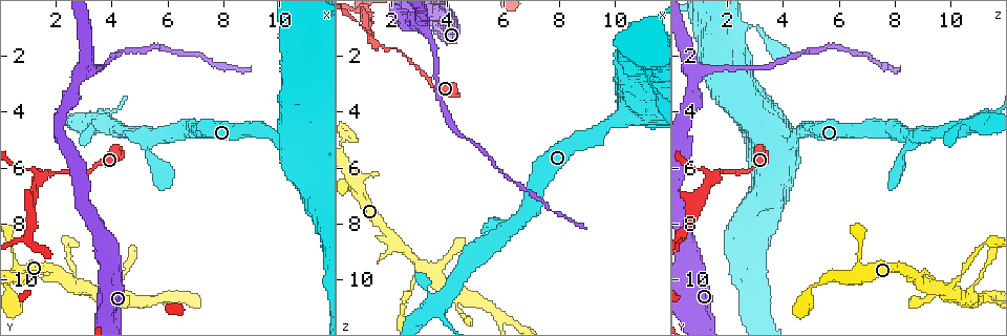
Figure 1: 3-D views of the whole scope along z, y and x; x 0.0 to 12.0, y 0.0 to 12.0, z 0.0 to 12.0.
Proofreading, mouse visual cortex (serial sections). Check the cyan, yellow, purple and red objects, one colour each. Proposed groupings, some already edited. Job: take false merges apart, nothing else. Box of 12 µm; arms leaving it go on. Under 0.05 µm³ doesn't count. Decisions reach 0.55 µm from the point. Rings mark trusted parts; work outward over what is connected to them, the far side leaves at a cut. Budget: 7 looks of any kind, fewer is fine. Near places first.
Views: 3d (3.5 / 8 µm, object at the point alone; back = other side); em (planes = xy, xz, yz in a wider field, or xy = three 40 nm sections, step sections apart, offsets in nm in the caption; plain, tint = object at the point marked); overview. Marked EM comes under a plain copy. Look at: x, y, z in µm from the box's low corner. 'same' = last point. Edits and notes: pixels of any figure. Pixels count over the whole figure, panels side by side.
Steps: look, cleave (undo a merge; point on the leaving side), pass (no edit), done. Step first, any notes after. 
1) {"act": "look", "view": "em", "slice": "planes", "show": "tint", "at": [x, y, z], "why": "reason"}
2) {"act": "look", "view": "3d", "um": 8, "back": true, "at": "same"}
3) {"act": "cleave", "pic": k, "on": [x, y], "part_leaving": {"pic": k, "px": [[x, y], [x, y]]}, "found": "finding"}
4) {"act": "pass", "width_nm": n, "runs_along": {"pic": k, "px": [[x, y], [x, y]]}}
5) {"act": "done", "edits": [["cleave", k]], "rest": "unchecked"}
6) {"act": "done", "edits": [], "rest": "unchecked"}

{"act": "look", "view": "3d", "um": 3.5, "at": [10.3, 5.2, 4.0], "why": "sharp bend"}

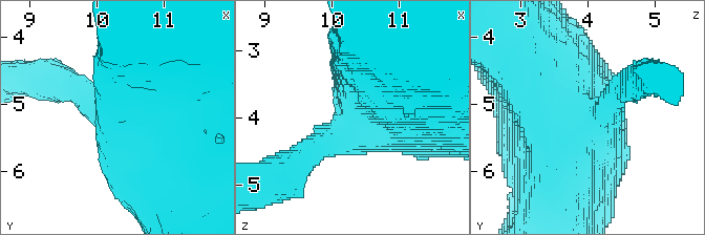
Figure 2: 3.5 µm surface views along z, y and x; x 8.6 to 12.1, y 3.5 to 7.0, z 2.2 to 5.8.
{"act": "look", "view": "em", "slice": "planes", "show": "tint", "at": [10.35, 5.25, 4.10], "why": "now the EM"}

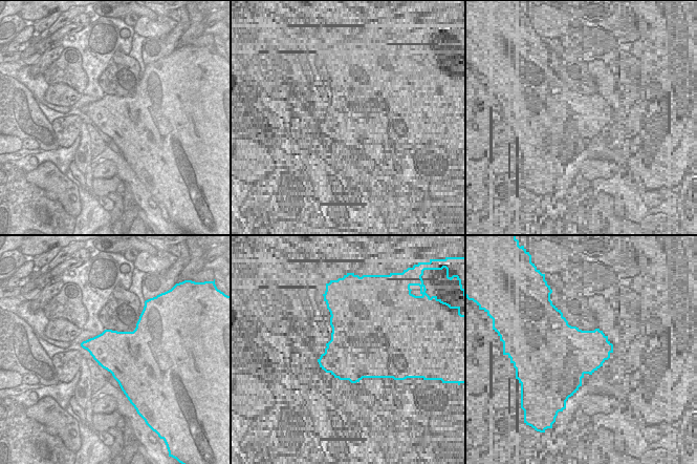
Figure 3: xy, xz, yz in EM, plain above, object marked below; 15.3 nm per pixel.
{"act": "pass", "width_nm": 750, "runs_along": {"pic": 2, "px": [[329, 143], [417, 70]]}, "found": "continuous, no second cell"}

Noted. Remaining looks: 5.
{"act": "look", "view": "3d", "um": 8, "back": true, "at": [1.3, 6.4, 1.5], "why": "three arms meet"}

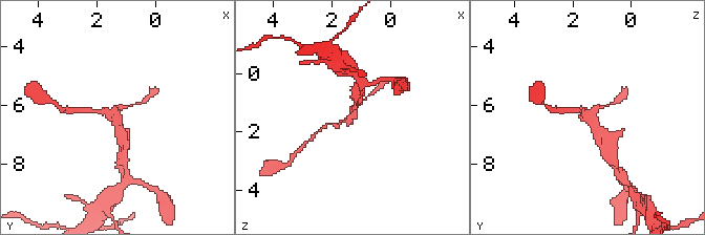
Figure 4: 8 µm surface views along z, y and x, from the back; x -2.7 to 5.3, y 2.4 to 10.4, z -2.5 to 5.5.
{"act": "look", "view": "3d", "um": 3.5, "at": [1.3, 6.3, 1.5], "why": "zoom in"}

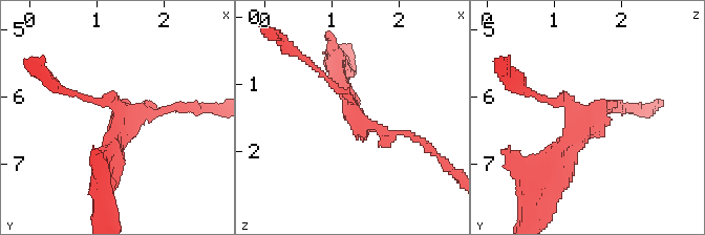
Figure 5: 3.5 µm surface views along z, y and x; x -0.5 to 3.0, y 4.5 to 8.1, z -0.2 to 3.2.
{"act": "pass", "arm_widths_nm": [100, 100, 200], "runs_along": {"pic": 5, "px": [[418, 139], [354, 118], [334, 75]]}, "found": "continuous, no second cell"}

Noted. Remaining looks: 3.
{"act": "look", "view": "3d", "um": 3.5, "at": [3.5, 2.5, 1.5]}

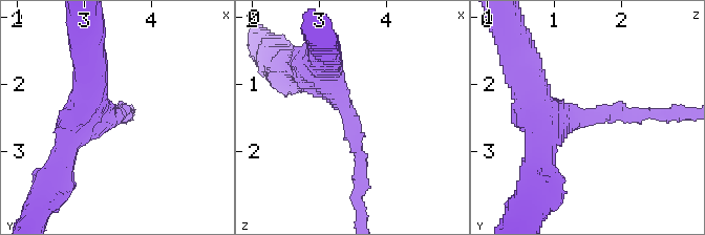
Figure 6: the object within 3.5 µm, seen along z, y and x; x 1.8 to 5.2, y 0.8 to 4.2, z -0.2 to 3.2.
{"act": "look", "view": "em", "slice": "xy", "step": 3, "show": "tint", "at": [3.45, 2.50, 1.55], "arm_widths_nm": [200, 400], "why": "now the EM"}

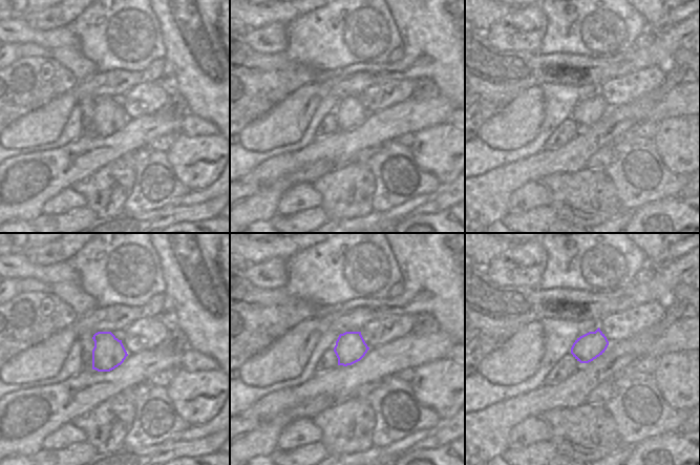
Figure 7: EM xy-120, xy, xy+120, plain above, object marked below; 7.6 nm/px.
{"act": "look", "view": "em", "slice": "xy", "step": 1, "show": "tint", "at": "same", "why": "cut it another way"}

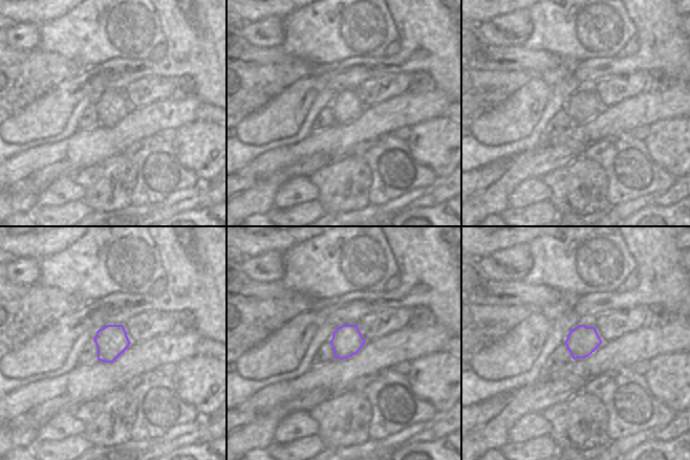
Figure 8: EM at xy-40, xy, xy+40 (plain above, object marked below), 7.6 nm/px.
{"act": "pass", "runs_along": {"pic": 6, "px": [[305, 75], [350, 114], [360, 187]]}, "found": "continuous, no second cell"}

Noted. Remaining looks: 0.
{"act": "done", "edits": [], "rest": "unchecked"}

